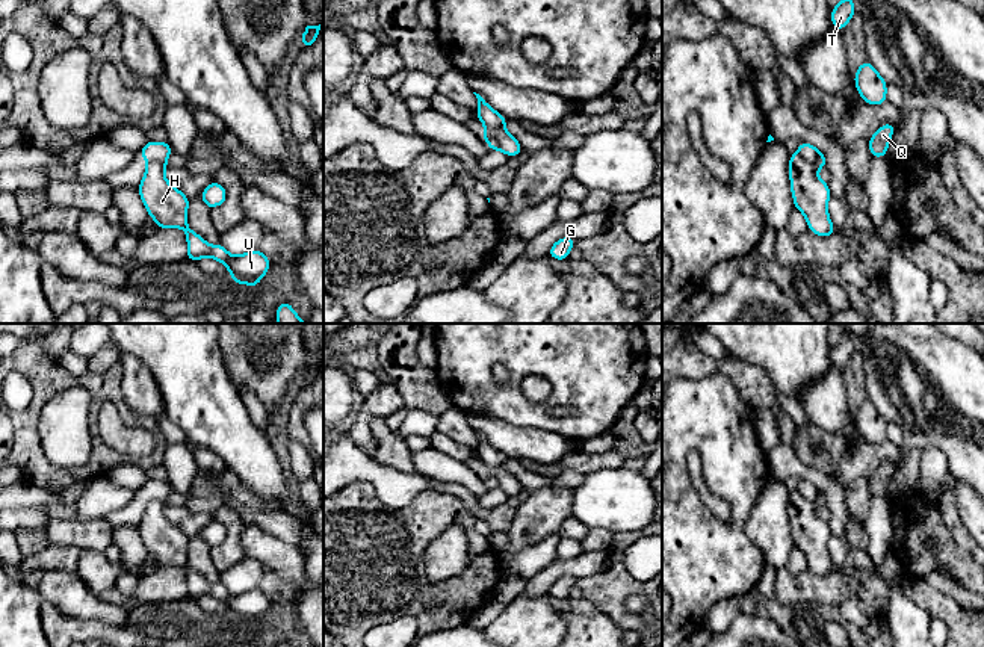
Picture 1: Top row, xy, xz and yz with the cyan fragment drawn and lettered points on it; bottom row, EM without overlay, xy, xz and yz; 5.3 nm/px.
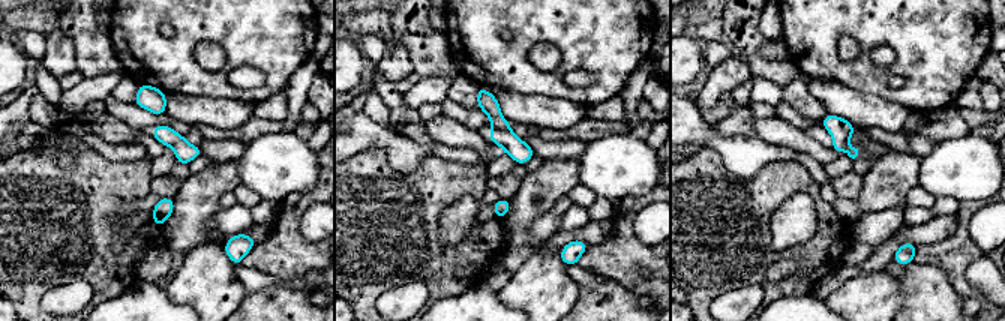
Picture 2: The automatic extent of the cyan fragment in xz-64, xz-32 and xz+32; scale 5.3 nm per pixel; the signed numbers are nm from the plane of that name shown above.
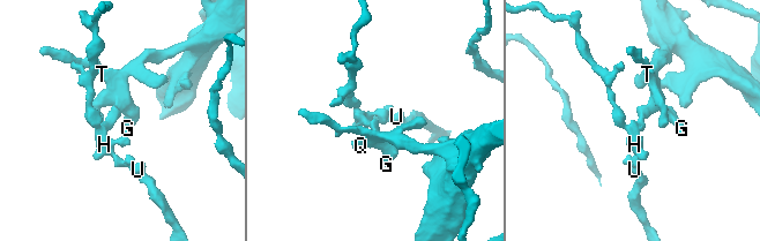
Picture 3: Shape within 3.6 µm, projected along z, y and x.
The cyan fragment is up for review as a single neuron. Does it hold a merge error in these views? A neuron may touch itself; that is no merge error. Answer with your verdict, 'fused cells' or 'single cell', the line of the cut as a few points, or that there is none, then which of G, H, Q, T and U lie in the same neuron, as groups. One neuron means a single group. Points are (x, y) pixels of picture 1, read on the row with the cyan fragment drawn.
fused cells; cut in yz along (797, 153), (807, 162), (815, 162), (821, 154); G Q T / H U

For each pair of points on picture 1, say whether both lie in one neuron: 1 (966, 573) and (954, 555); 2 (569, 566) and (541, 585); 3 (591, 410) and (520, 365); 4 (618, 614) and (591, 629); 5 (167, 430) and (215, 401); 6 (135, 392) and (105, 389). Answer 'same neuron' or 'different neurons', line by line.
1: same neuron
2: same neuron
3: same neuron
4: different neurons
5: different neurons
6: different neurons

